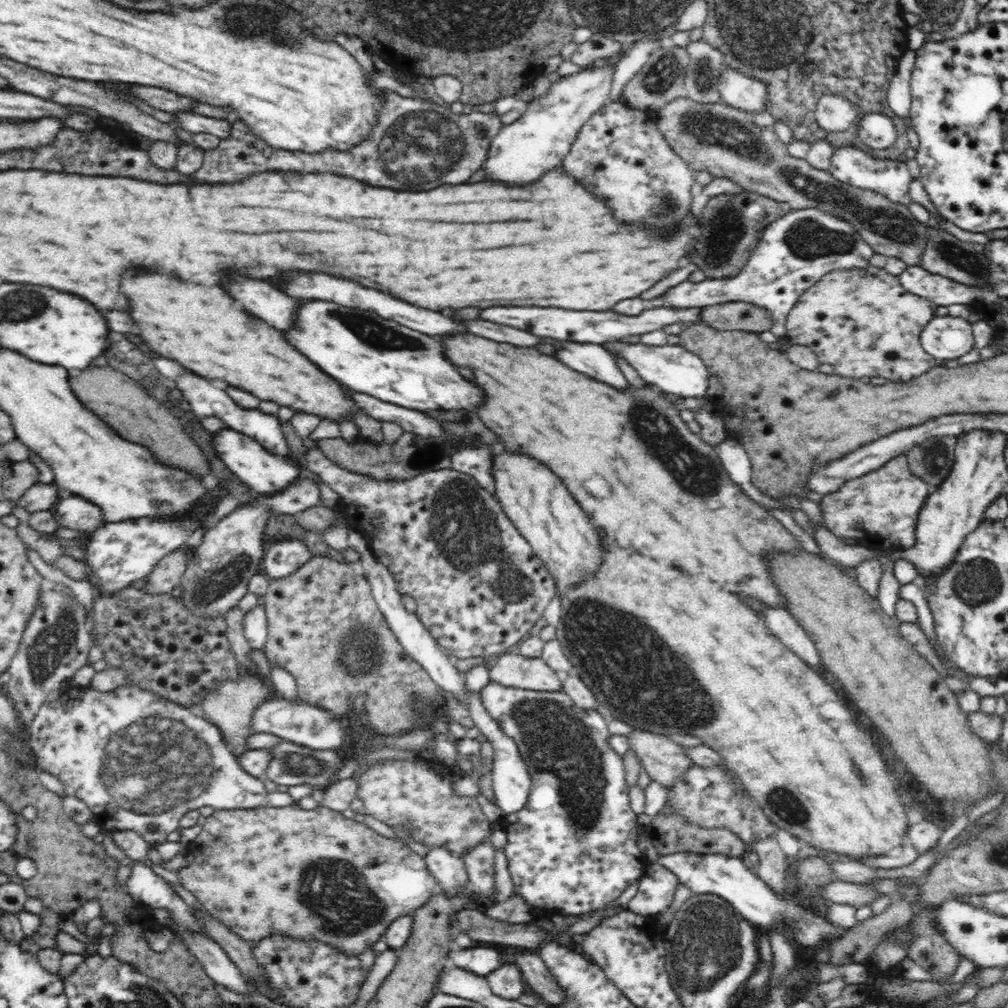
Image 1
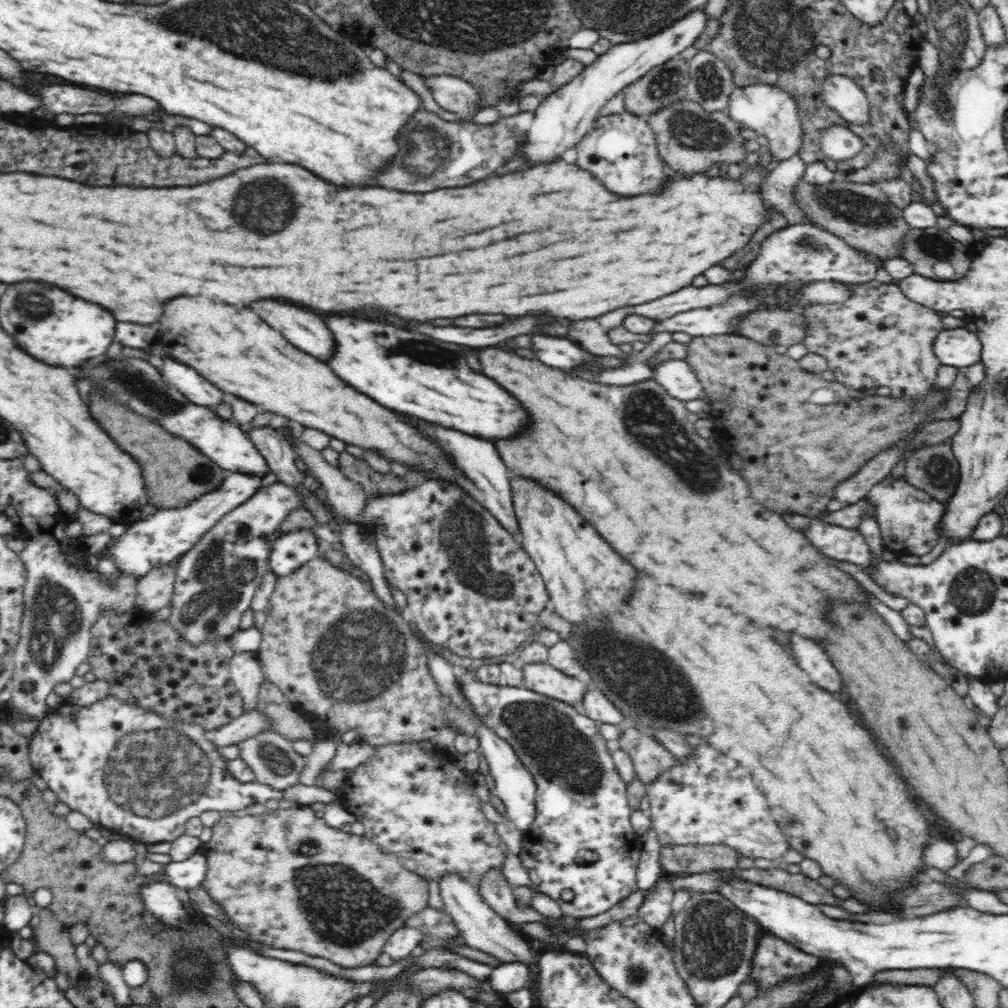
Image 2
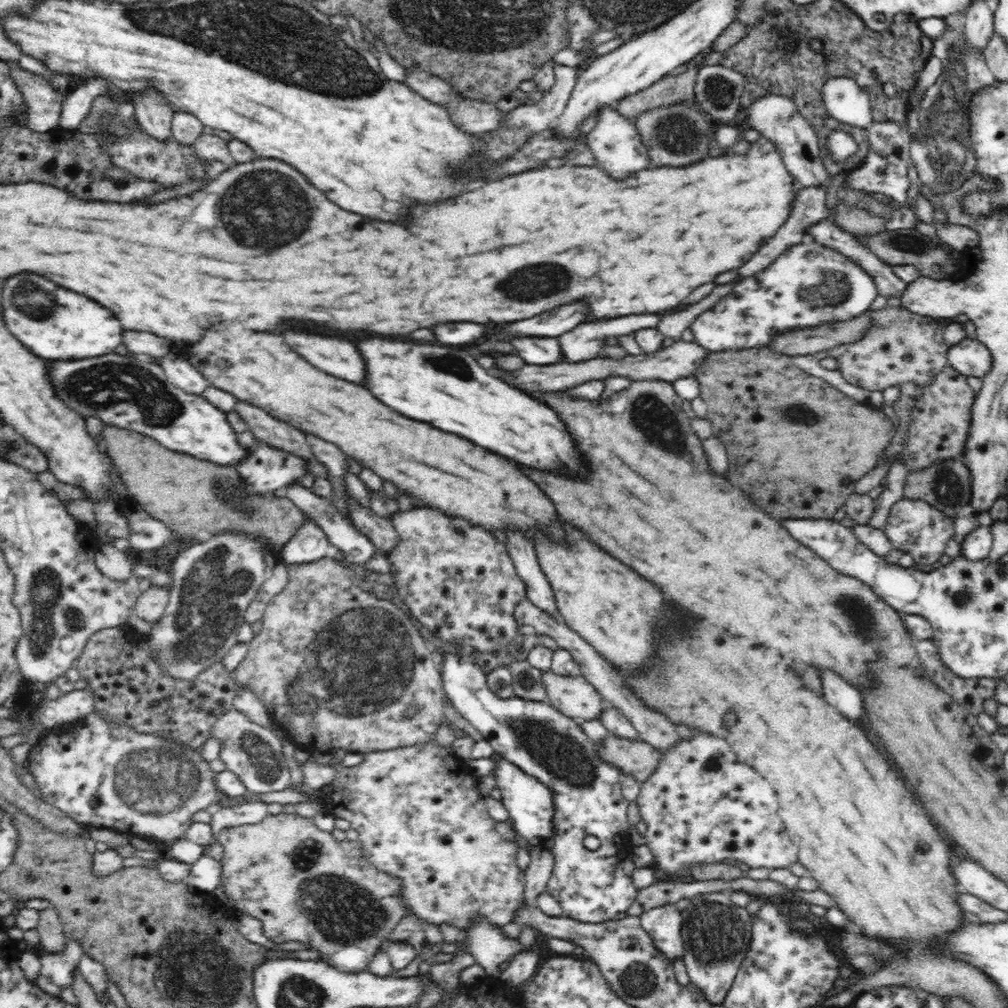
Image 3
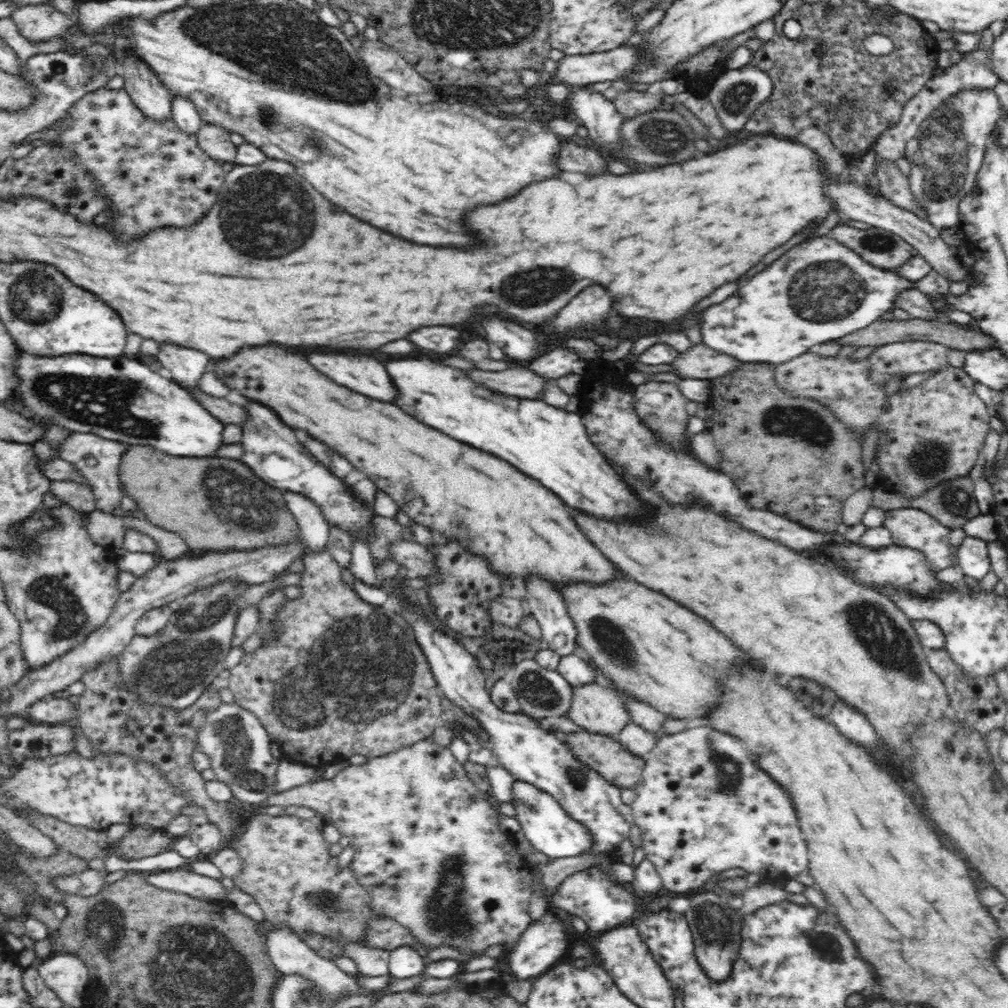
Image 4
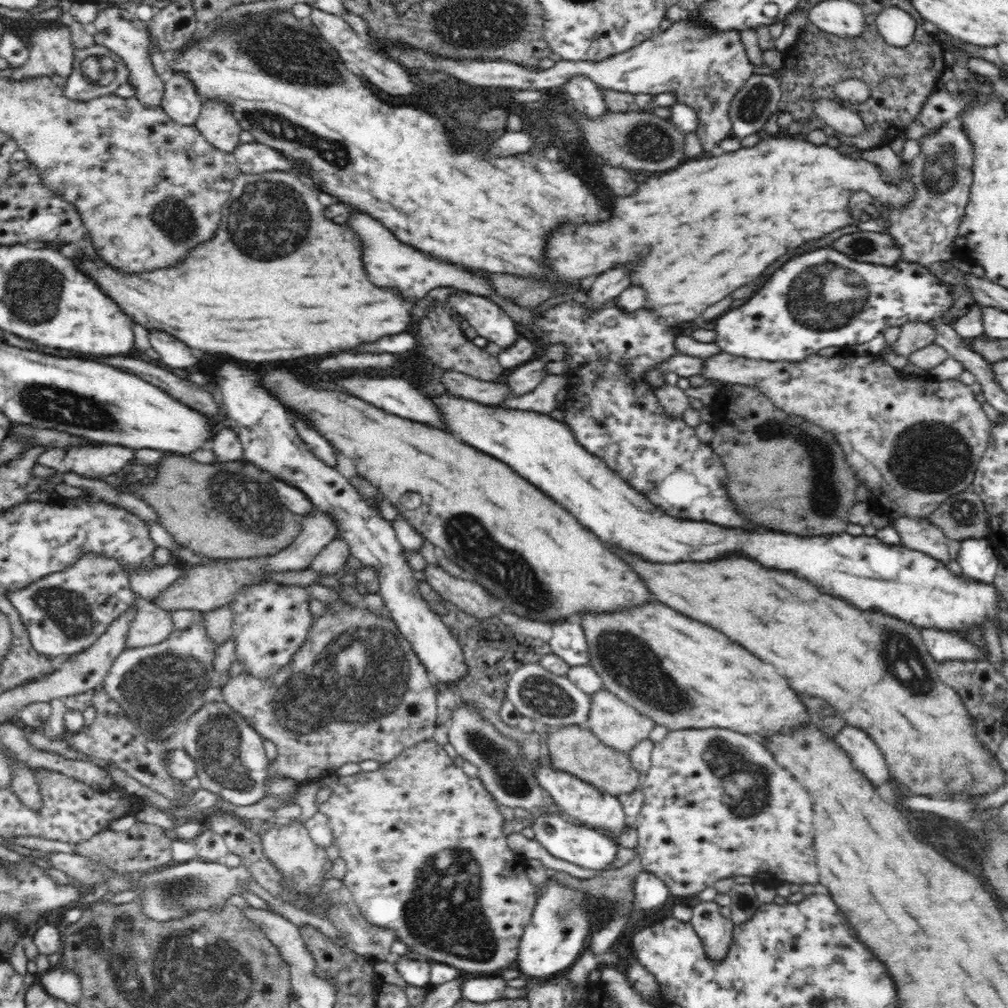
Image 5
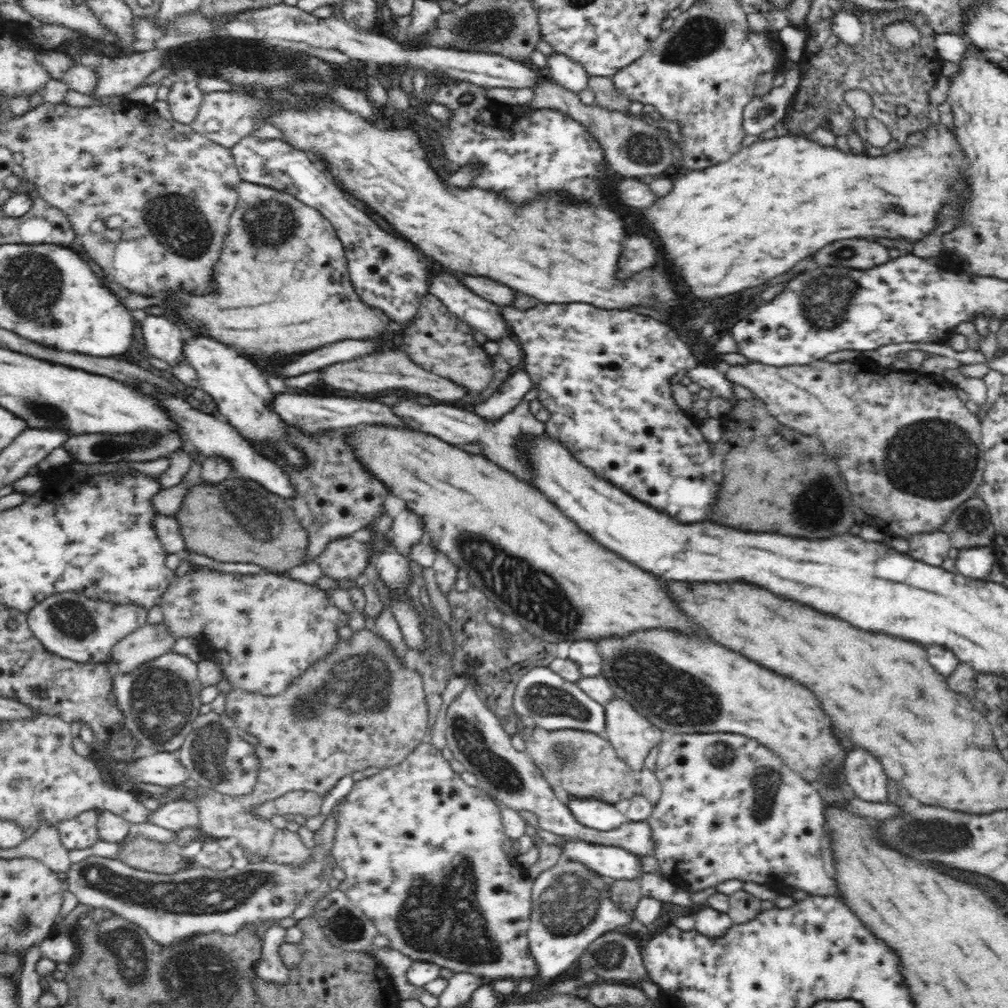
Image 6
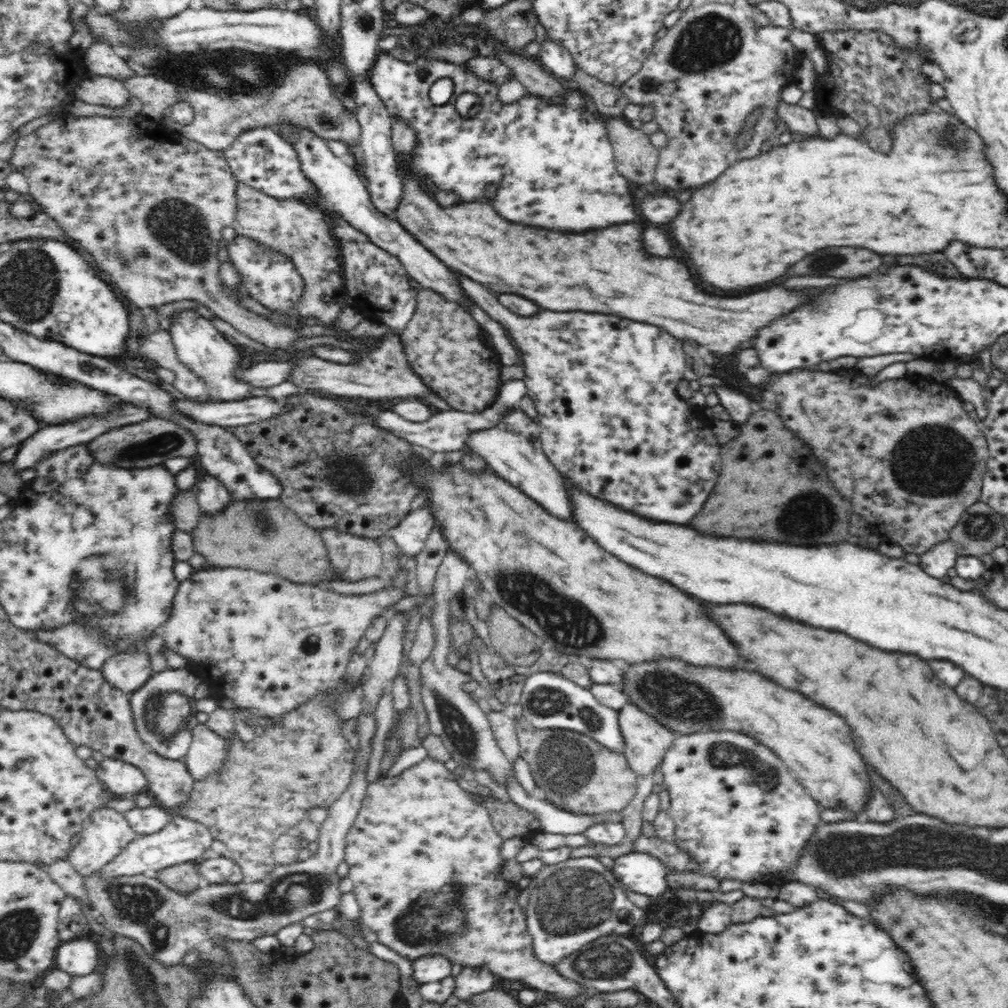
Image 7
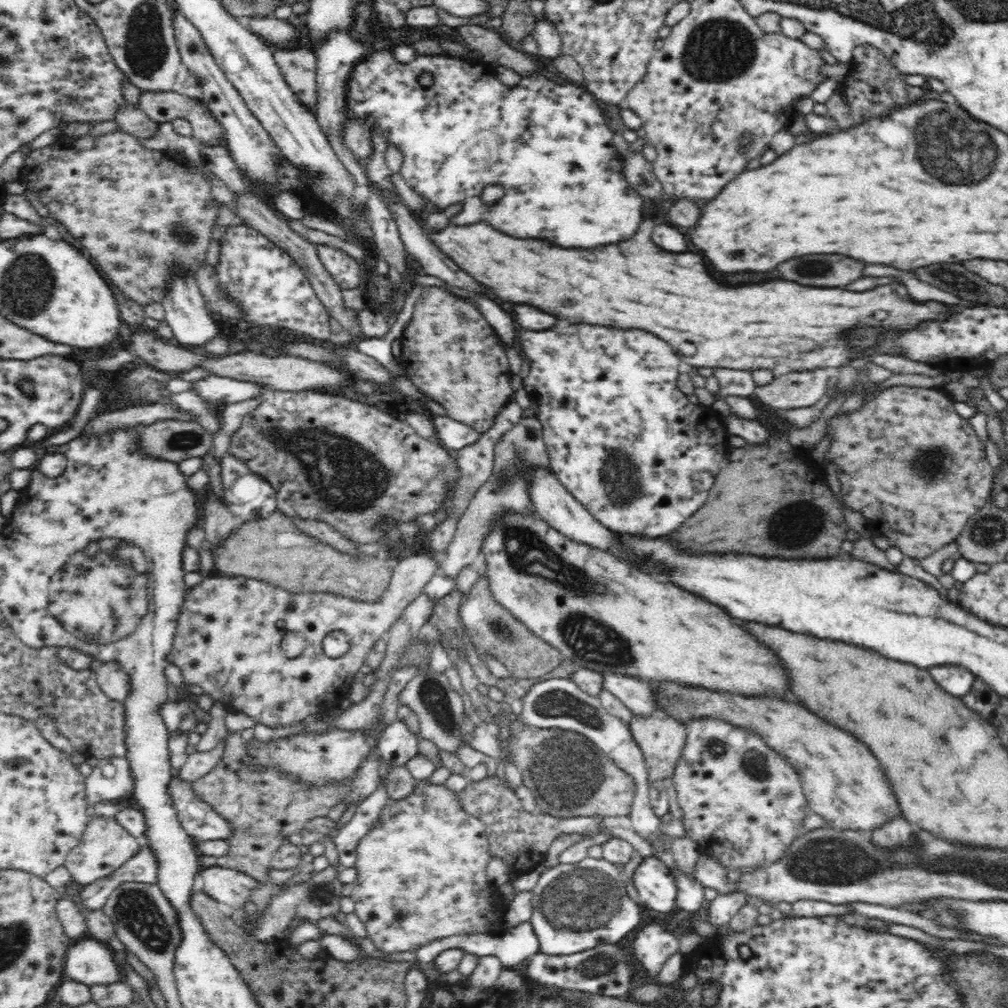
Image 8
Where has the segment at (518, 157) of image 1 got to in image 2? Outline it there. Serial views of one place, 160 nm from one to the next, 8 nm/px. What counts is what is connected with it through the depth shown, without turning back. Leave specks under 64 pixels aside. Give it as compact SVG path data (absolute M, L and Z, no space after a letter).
M696 9L658 34L636 42L613 44L608 52L599 55L593 63L584 66L577 78L543 98L543 102L533 114L533 122L526 132L526 139L516 155L522 155L527 159L526 166L560 160L561 155L576 147L586 137L594 121L599 117L600 110L614 96L643 78L654 66L668 62L670 58L679 56L680 52L692 46L706 28L708 20L704 9Z

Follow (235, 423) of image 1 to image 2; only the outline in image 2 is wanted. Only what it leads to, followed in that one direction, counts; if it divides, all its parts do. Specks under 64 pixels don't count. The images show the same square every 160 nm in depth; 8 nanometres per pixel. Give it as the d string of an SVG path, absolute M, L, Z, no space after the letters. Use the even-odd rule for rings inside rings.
M164 358L164 366L160 370L163 381L176 388L190 402L208 408L224 403L225 393L190 366L184 366L172 358ZM266 425L250 429L246 434L270 467L269 473L262 480L263 486L281 482L296 488L304 482L305 474L296 467L297 454L282 431Z

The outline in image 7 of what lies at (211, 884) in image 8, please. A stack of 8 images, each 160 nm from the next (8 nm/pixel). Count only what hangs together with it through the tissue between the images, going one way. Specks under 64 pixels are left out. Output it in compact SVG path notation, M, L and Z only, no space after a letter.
M228 855L200 859L197 862L197 867L204 883L224 884L224 882L228 882L229 884L240 884L245 880L241 868Z

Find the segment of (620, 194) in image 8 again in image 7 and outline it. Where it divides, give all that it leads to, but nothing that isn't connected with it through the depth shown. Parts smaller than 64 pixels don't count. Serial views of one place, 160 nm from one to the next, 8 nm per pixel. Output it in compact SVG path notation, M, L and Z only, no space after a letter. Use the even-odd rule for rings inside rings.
M378 52L375 58L372 70L370 70L370 85L376 91L376 95L380 97L380 101L386 105L388 113L391 118L401 118L408 126L414 129L416 135L416 148L410 152L409 168L413 172L413 176L432 182L438 190L445 190L446 192L453 192L458 196L458 202L476 202L480 196L485 193L484 190L488 184L494 184L498 187L496 196L494 196L494 208L496 212L516 224L526 224L526 226L536 226L536 228L546 228L546 230L554 230L554 232L588 232L588 230L602 230L606 226L612 224L626 224L632 222L636 218L636 208L634 208L634 197L630 193L629 180L624 178L618 171L615 165L615 158L613 154L613 147L611 146L608 133L606 130L606 123L602 122L600 116L593 111L592 105L588 98L585 97L579 90L566 90L566 96L562 102L554 102L554 100L544 100L535 96L534 94L526 94L520 102L514 104L503 104L498 97L499 85L489 82L489 80L477 78L468 69L464 69L462 65L449 63L446 61L439 61L425 57L417 57L414 62L406 63L403 58L393 57L388 52ZM420 73L426 73L426 77L421 77ZM442 78L450 78L454 84L454 93L450 97L450 102L443 106L434 105L430 101L430 88L436 83L436 80ZM472 93L480 97L481 108L474 117L462 117L456 110L456 101L461 94Z

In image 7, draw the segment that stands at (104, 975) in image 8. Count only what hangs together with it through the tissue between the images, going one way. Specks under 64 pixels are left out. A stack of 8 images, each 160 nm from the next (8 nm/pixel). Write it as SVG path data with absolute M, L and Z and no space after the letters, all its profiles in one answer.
M94 938L64 941L54 956L55 967L71 976L96 973L103 962L103 954Z

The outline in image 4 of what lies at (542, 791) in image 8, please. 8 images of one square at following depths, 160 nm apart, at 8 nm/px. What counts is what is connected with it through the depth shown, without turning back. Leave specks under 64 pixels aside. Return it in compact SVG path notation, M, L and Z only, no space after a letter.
M586 730L568 733L561 738L571 748L572 754L582 761L582 764L601 774L602 778L605 778L610 784L620 788L633 788L634 785L641 781L645 758L634 756L616 738L604 734L590 733Z

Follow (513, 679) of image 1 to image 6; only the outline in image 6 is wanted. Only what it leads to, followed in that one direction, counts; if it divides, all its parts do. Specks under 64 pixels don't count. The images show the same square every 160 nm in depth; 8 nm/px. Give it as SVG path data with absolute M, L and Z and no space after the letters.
M614 698L608 705L604 706L604 713L606 713L604 736L616 749L616 754L637 774L644 768L644 760L646 760L648 752L660 744L666 734L624 700Z

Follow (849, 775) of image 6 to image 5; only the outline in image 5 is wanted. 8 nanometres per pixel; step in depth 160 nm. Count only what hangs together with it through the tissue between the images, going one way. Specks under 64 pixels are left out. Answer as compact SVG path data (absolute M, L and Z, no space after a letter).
M844 726L844 730L836 736L836 742L842 750L846 750L846 754L850 754L854 766L858 766L858 770L866 774L866 780L870 780L876 788L890 778L882 752L862 730Z

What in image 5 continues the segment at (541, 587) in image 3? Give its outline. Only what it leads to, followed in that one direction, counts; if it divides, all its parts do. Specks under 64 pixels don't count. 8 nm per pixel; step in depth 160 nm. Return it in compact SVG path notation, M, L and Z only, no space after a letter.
M574 614L566 622L551 625L553 636L548 642L551 652L570 666L590 664L588 643L580 620L581 618Z

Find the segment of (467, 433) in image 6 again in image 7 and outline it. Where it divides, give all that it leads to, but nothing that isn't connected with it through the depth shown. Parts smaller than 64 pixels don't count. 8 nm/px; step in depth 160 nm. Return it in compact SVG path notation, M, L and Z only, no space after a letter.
M516 406L508 416L503 416L496 426L472 432L466 440L466 446L478 453L478 456L486 461L489 468L500 478L518 487L548 514L568 522L575 522L566 483L543 451L539 437L540 429L539 423L534 423L519 406Z

